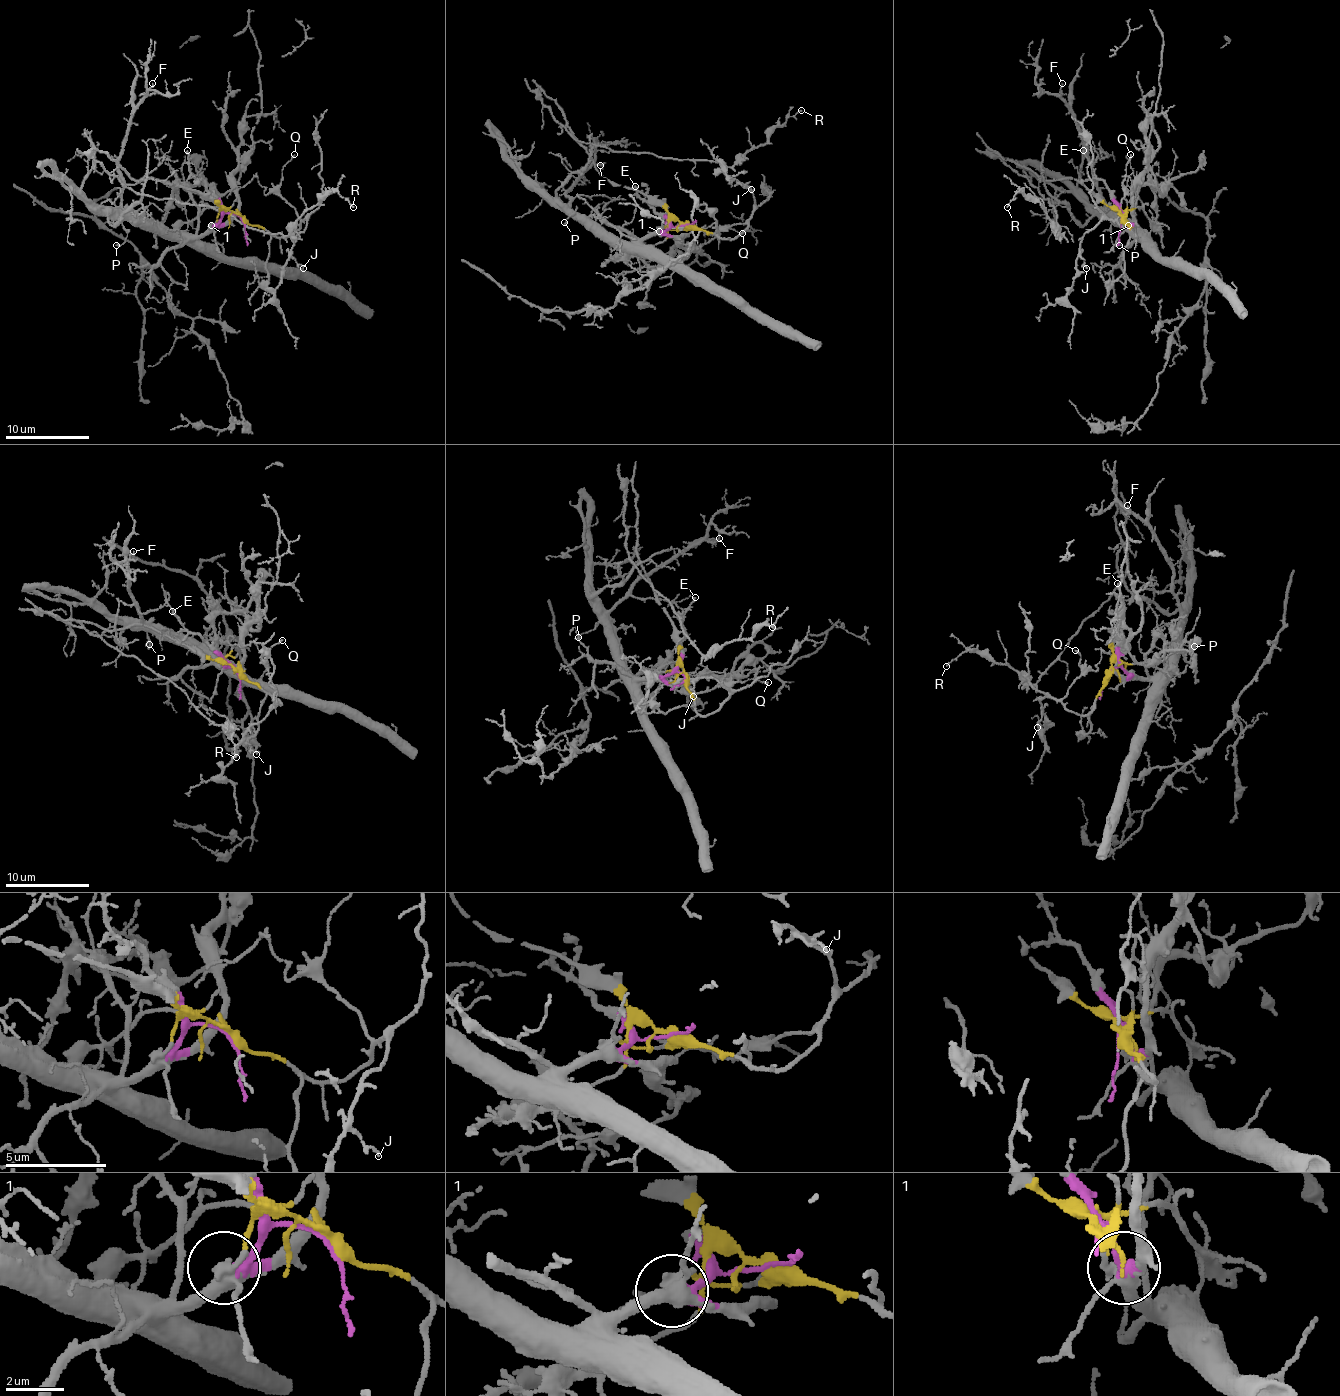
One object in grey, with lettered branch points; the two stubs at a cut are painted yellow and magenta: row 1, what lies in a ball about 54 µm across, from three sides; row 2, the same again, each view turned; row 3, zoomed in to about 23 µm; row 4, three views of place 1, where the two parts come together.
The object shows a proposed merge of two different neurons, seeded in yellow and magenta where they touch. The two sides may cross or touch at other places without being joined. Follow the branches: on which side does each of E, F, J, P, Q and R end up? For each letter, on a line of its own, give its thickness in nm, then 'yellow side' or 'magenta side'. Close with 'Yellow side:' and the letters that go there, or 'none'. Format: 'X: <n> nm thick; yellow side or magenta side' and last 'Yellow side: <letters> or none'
E: 170 nm thick; magenta side
F: 130 nm thick; magenta side
J: 130 nm thick; yellow side
P: 120 nm thick; magenta side
Q: 130 nm thick; yellow side
R: 120 nm thick; yellow side
Yellow side: J, Q, R

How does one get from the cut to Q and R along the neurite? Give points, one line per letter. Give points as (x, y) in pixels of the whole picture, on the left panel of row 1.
Q: (238, 215), (272, 234), (291, 236), (299, 228), (297, 211), (280, 194), (282, 166), (295, 154)
R: (238, 215), (194, 190), (116, 169), (135, 192), (206, 204), (286, 236), (329, 192), (354, 207)

